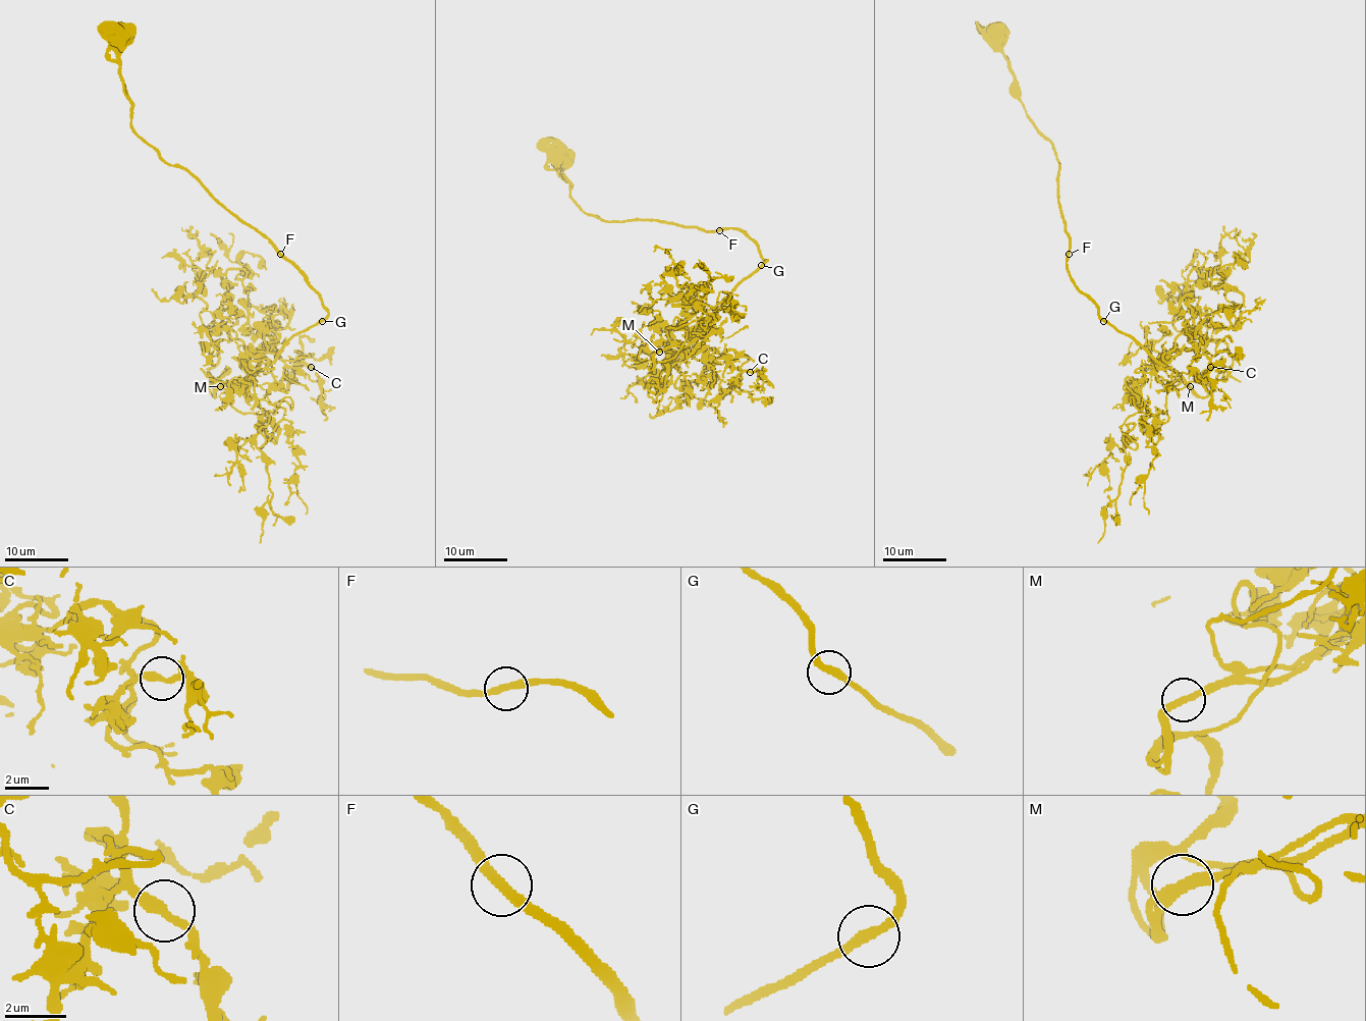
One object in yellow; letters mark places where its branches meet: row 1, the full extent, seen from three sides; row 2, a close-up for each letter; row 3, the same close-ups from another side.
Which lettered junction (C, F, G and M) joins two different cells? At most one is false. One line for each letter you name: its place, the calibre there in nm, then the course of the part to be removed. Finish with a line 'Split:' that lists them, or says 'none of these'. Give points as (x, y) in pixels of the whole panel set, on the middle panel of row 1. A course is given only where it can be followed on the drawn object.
Split: none of these

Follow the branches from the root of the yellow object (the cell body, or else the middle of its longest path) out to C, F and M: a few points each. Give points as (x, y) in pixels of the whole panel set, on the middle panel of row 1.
C: (762, 265), (704, 319), (708, 356), (714, 362), (721, 354), (747, 356), (740, 368), (750, 372)
F: (762, 265), (767, 260), (744, 231), (735, 228), (719, 230)
M: (762, 265), (736, 285), (722, 308), (691, 343), (659, 351)

